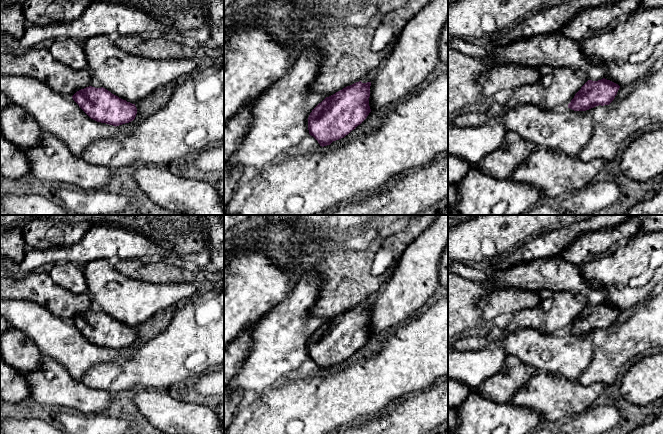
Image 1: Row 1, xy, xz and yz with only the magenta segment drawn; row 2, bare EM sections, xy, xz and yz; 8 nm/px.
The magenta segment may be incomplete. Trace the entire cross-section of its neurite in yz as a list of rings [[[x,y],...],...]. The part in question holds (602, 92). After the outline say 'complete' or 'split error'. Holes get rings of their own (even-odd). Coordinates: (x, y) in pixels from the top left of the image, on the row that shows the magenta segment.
[[[605,78],[588,80],[568,104],[574,111],[586,111],[596,106],[609,105],[617,95],[620,86]]]; complete

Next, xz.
[[[356,82],[326,97],[312,110],[308,130],[320,146],[344,138],[367,118],[370,86],[371,82]]]; complete

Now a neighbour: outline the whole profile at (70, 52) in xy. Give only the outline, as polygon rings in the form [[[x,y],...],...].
[[[71,38],[55,39],[48,50],[55,60],[74,70],[82,70],[88,64],[83,41]]]

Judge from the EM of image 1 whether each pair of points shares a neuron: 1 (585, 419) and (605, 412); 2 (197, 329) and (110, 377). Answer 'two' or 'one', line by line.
1: one
2: one

